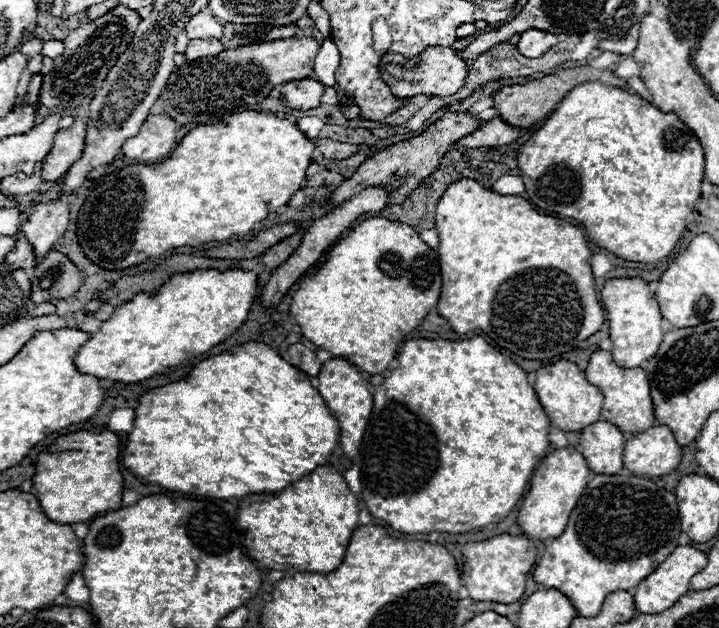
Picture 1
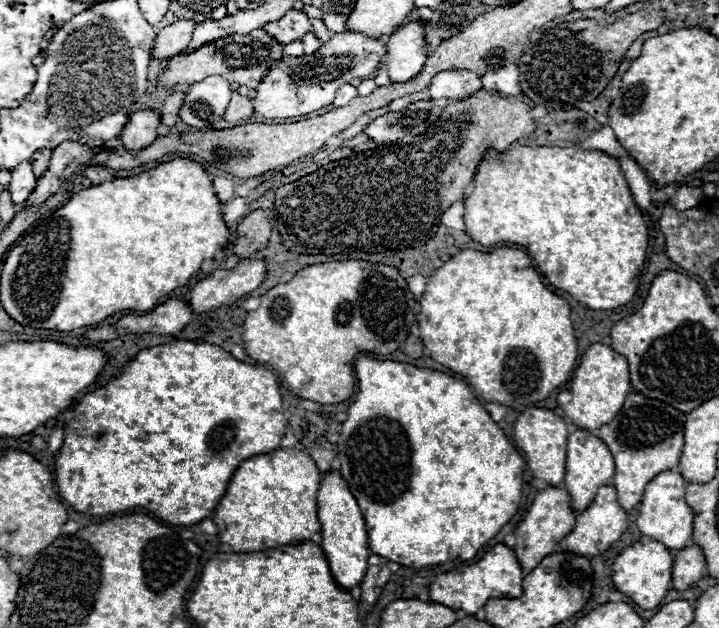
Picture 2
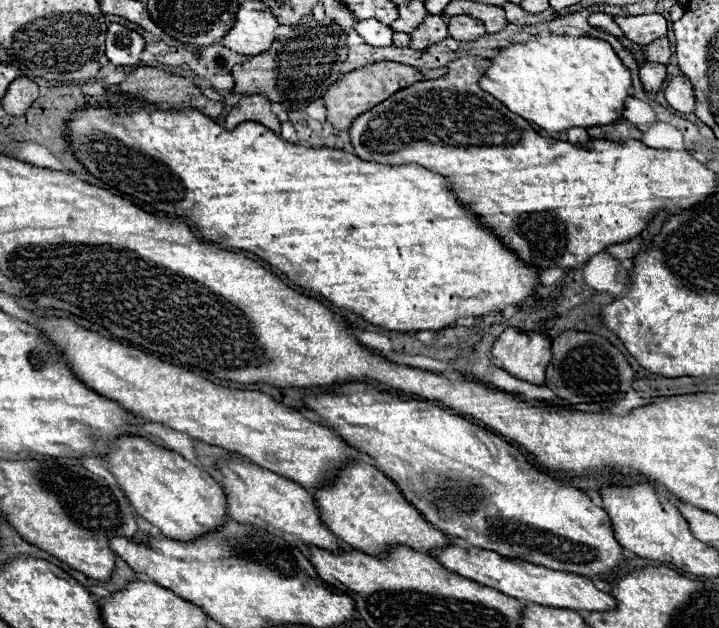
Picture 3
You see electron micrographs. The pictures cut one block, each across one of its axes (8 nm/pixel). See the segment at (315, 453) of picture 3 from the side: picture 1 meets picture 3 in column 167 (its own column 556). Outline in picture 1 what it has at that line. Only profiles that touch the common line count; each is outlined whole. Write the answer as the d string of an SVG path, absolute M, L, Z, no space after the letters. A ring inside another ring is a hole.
M560 360L556 364L548 364L540 370L536 370L534 390L536 390L536 396L542 404L542 408L546 410L548 418L552 420L552 426L556 426L564 432L576 432L576 430L582 430L600 420L602 402L604 402L602 392L596 386L588 384L588 380L584 378L584 372L570 360Z

